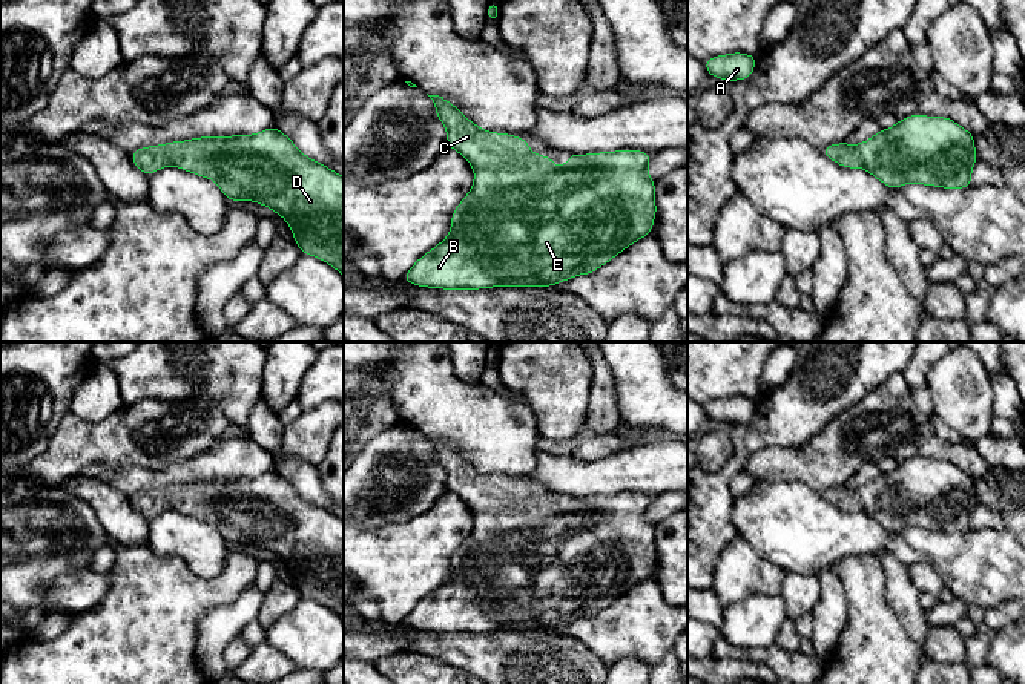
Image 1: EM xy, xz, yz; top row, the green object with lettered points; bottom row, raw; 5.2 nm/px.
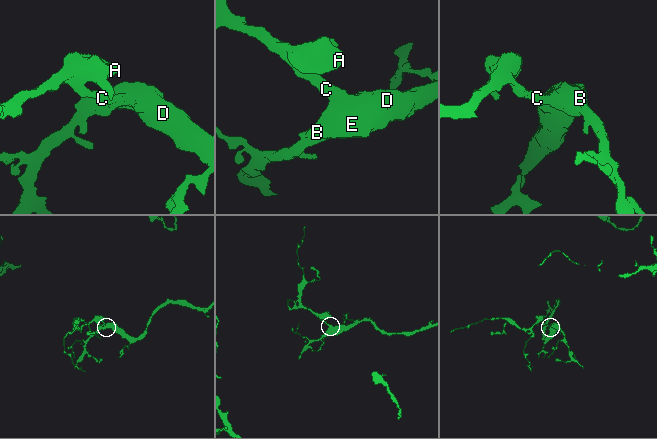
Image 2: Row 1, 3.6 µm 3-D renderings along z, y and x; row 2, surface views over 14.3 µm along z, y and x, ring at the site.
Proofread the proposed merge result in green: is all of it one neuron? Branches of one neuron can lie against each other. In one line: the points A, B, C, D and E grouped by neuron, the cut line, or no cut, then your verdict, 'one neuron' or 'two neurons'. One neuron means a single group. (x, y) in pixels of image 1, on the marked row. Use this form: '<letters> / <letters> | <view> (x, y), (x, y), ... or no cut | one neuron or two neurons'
A B C D E | no cut | one neuron

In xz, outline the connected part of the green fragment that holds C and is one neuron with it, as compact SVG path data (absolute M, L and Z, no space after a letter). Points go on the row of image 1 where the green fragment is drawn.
M428 95L434 106L434 117L442 121L447 127L447 146L459 152L474 169L474 183L466 196L457 204L451 215L450 235L439 242L434 248L428 250L420 256L413 267L400 278L400 281L414 284L425 288L442 288L442 290L480 290L494 287L554 287L559 282L565 282L574 276L591 275L620 252L625 252L635 241L652 235L652 225L655 221L655 213L658 212L655 204L655 179L648 175L648 166L651 163L652 153L644 150L621 149L617 152L598 152L598 153L569 153L565 167L559 167L552 163L548 155L534 155L529 150L529 143L523 136L514 136L511 133L488 132L476 126L470 118L466 118L454 104L447 98L439 95Z

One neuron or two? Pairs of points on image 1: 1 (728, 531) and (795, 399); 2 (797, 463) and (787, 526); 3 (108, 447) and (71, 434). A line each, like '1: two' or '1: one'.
1: one
2: two
3: one

